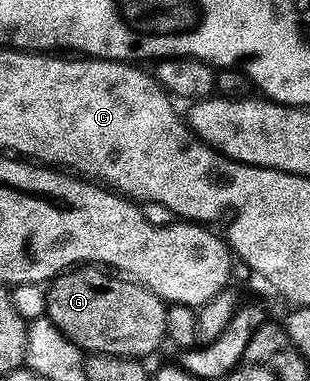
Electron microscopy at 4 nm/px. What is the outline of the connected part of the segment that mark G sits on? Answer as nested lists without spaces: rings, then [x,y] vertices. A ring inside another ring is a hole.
[[[74,267],[64,273],[57,274],[52,281],[47,285],[47,316],[53,321],[55,327],[62,332],[67,339],[74,342],[82,351],[88,351],[89,353],[110,353],[116,357],[136,357],[138,359],[146,359],[157,348],[160,347],[161,341],[166,340],[165,335],[165,310],[167,308],[166,302],[162,301],[160,297],[157,297],[154,293],[146,287],[146,285],[139,285],[132,279],[126,279],[121,275],[114,275],[112,272],[106,271],[101,267]]]

